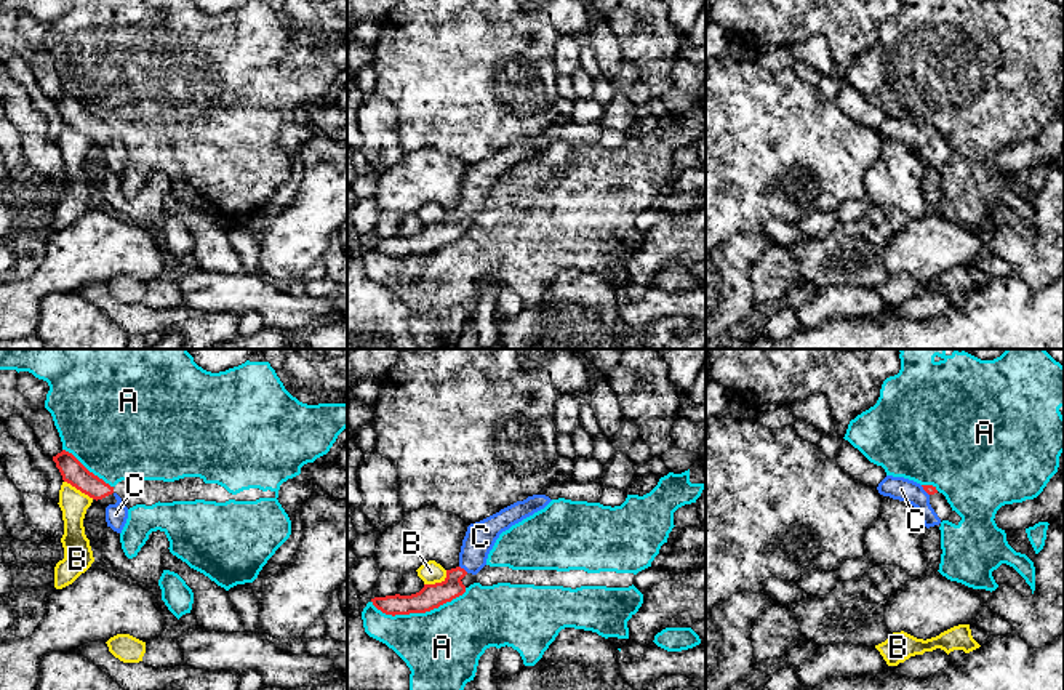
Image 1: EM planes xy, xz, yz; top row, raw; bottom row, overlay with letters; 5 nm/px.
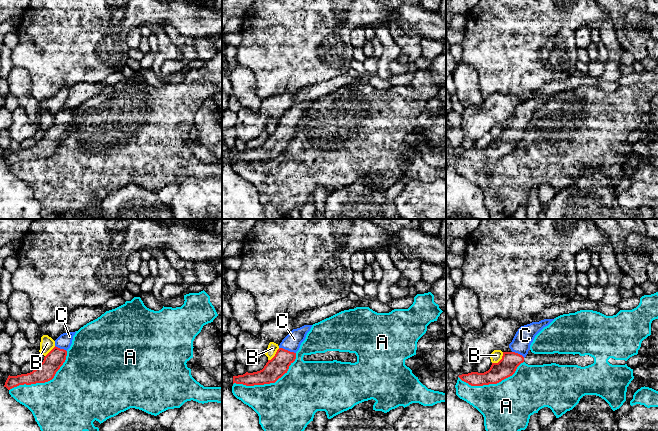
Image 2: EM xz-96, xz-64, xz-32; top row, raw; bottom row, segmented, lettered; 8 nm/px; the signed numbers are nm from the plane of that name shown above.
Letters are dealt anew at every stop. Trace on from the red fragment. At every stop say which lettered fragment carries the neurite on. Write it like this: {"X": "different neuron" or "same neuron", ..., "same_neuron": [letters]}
{"A": "different neuron", "B": "different neuron", "C": "same neuron", "same_neuron": ["C"]}

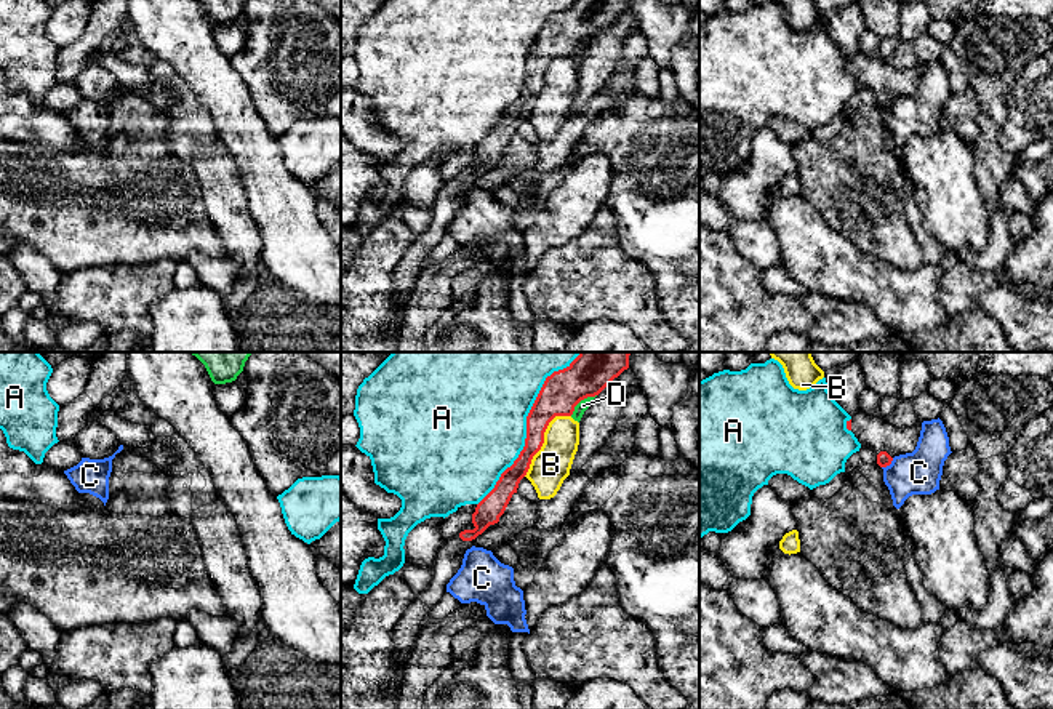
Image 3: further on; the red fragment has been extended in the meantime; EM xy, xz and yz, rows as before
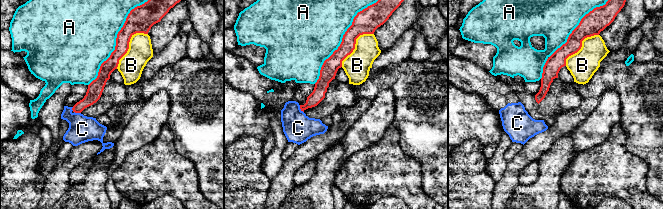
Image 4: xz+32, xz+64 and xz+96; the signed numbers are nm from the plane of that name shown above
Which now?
{"A": "different neuron", "B": "different neuron", "C": "different neuron", "D": "different neuron", "same_neuron": []}

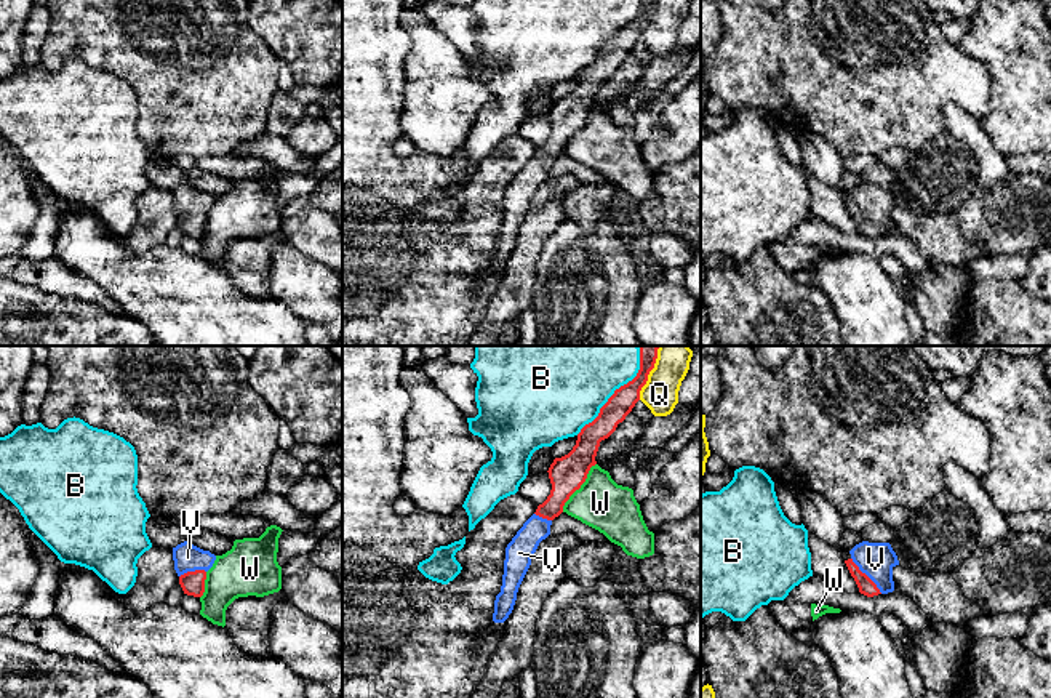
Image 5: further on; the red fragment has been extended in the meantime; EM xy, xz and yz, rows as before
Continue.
{"B": "different neuron", "Q": "different neuron", "V": "same neuron", "W": "different neuron", "same_neuron": ["V"]}

